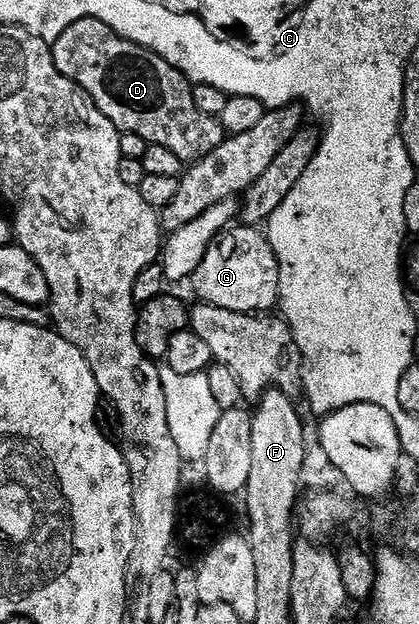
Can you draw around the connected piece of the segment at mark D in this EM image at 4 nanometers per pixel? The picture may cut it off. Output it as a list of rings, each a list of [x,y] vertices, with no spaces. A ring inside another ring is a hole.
[[[80,19],[75,21],[52,43],[53,60],[59,69],[72,83],[85,90],[95,101],[95,105],[107,116],[117,130],[129,132],[143,137],[150,145],[163,145],[163,149],[171,149],[175,157],[179,157],[187,165],[192,165],[207,157],[226,139],[225,130],[220,119],[207,117],[207,113],[199,113],[193,96],[194,84],[185,78],[179,69],[167,65],[163,57],[153,51],[125,39],[115,33],[103,21],[98,19]]]

